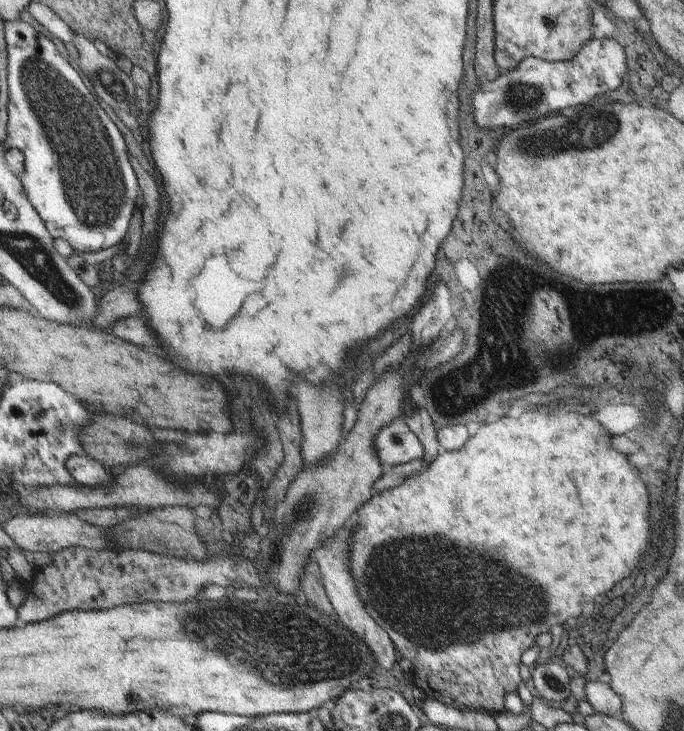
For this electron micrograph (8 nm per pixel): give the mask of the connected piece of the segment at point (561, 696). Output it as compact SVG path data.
M552 658L540 662L531 675L534 688L549 703L564 702L570 696L568 671L564 666L552 661Z

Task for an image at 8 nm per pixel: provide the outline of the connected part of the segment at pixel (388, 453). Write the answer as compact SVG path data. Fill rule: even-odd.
M394 419L374 440L378 460L385 469L423 455L422 441L407 427L404 419Z

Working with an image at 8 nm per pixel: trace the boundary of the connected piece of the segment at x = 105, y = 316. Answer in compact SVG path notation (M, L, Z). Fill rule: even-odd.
M130 282L126 286L118 286L109 290L100 300L100 314L94 322L94 326L112 326L116 320L140 314L142 302L138 298L140 286L136 282Z

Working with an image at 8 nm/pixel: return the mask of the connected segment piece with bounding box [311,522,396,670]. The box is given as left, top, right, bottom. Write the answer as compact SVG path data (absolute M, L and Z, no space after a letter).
M350 522L337 531L330 542L324 543L324 546L317 548L311 556L318 563L326 594L334 610L336 610L338 616L342 618L342 624L346 624L348 630L350 630L356 638L360 638L360 642L364 642L364 644L370 648L376 664L380 664L384 670L390 670L393 668L392 666L396 664L396 650L394 650L388 634L366 614L366 610L364 610L364 606L362 606L362 602L360 602L358 590L356 590L356 586L354 586L356 582L349 573L350 554L347 544L352 533L353 526Z

